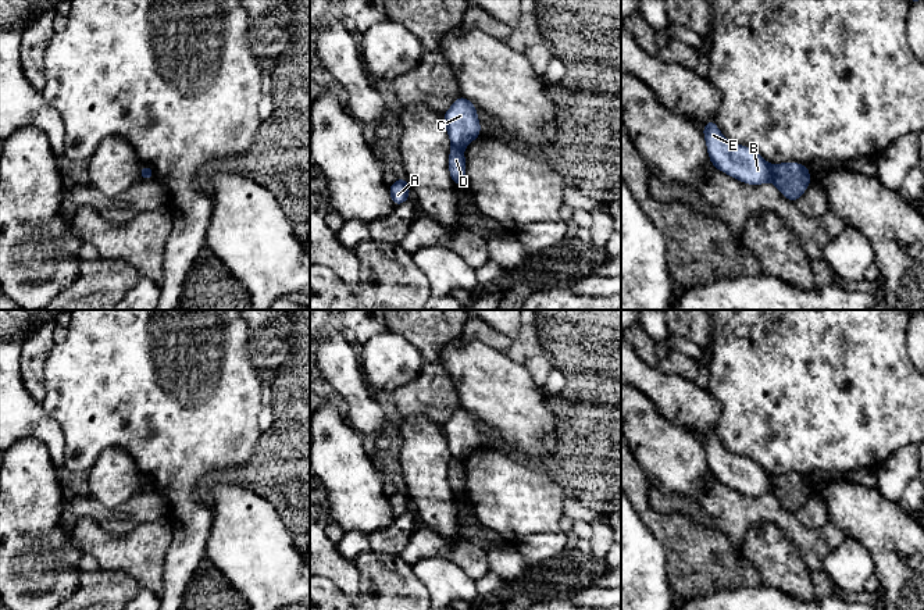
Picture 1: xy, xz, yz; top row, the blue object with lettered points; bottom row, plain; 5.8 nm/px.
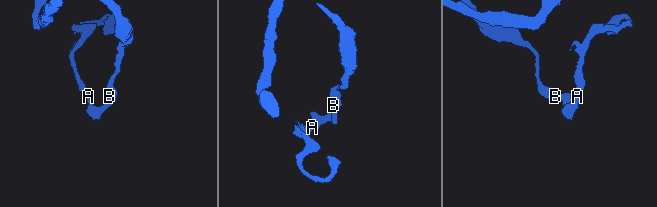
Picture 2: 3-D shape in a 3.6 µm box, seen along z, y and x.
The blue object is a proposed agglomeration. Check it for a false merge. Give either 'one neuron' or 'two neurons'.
two neurons

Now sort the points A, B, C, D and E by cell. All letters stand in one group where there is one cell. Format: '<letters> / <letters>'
A D / B C E

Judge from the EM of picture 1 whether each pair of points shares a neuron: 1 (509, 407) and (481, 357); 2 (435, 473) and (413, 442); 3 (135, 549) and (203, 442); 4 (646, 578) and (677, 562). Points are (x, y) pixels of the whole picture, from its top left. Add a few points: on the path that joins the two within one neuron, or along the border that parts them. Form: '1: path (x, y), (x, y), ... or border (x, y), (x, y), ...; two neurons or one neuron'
1: path (502, 395), (488, 381), (487, 370); one neuron
2: path (428, 466), (420, 449); one neuron
3: border (168, 517), (171, 521), (171, 542), (166, 550); two neurons
4: border (655, 537), (664, 548), (666, 573), (673, 595); two neurons

